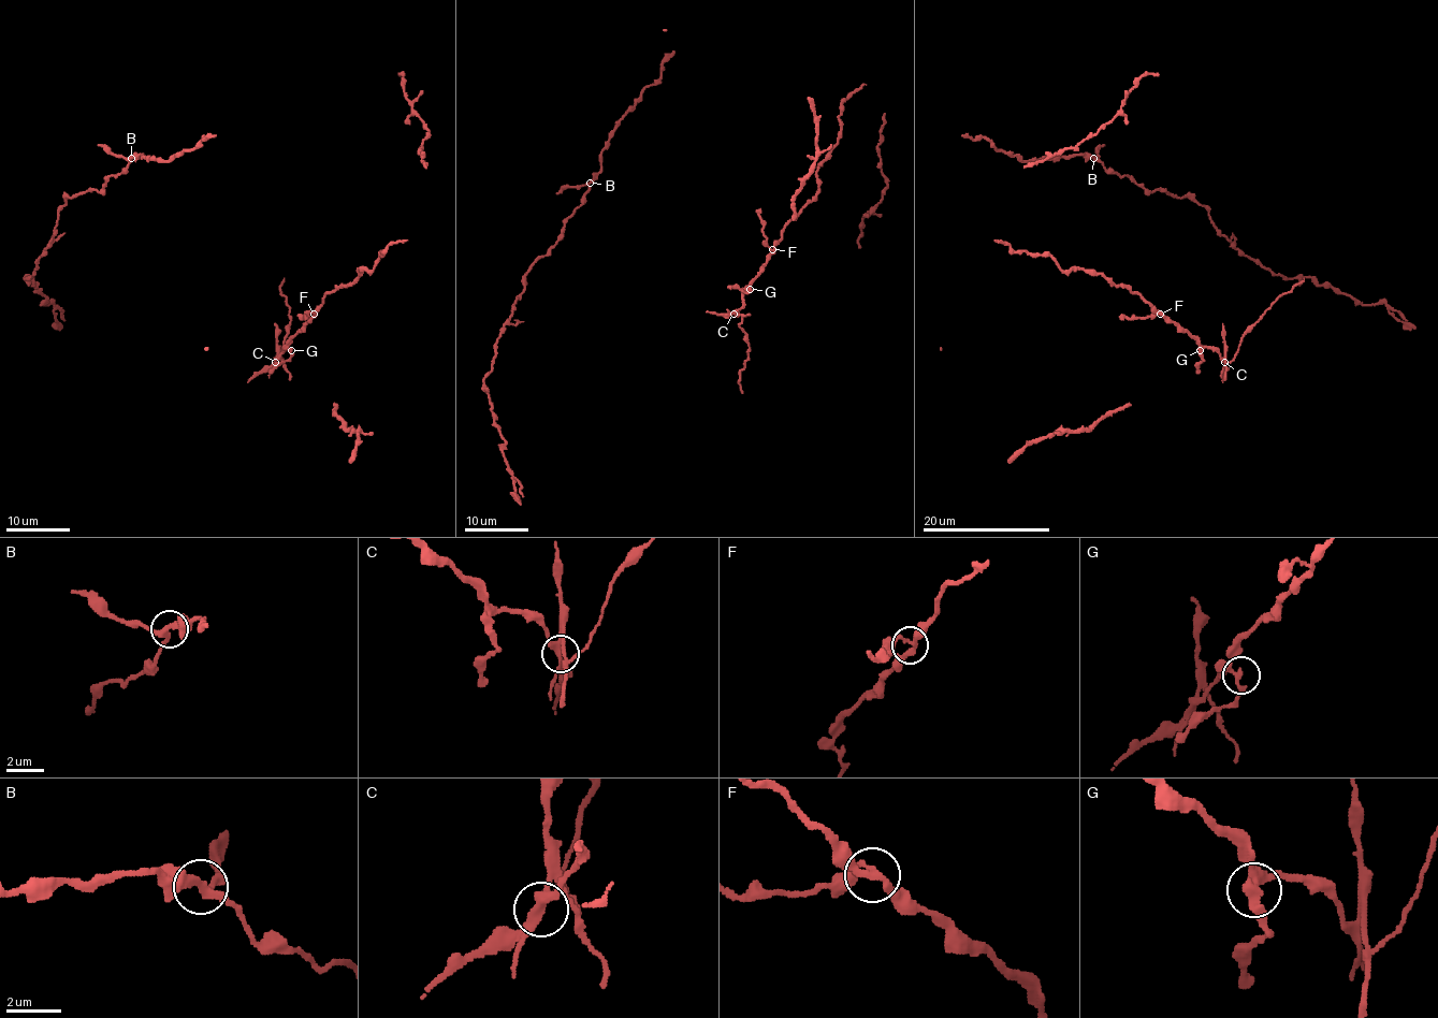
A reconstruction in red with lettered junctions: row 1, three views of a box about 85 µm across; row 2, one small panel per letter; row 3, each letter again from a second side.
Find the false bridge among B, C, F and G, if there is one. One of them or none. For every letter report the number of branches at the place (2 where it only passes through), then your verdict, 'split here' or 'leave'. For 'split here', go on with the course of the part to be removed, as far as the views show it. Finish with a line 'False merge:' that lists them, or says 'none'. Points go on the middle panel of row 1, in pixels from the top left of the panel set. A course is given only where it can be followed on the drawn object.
B: 3 | leave
C: 3 | split here | (735, 313), (742, 318), (739, 324), (749, 345), (739, 380), (742, 392)
F: 3 | leave
G: 3 | leave
False merge: C

